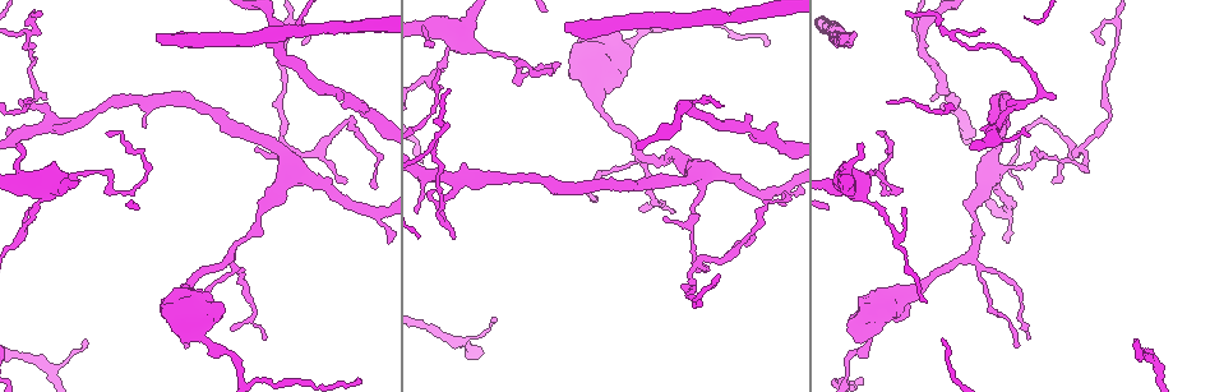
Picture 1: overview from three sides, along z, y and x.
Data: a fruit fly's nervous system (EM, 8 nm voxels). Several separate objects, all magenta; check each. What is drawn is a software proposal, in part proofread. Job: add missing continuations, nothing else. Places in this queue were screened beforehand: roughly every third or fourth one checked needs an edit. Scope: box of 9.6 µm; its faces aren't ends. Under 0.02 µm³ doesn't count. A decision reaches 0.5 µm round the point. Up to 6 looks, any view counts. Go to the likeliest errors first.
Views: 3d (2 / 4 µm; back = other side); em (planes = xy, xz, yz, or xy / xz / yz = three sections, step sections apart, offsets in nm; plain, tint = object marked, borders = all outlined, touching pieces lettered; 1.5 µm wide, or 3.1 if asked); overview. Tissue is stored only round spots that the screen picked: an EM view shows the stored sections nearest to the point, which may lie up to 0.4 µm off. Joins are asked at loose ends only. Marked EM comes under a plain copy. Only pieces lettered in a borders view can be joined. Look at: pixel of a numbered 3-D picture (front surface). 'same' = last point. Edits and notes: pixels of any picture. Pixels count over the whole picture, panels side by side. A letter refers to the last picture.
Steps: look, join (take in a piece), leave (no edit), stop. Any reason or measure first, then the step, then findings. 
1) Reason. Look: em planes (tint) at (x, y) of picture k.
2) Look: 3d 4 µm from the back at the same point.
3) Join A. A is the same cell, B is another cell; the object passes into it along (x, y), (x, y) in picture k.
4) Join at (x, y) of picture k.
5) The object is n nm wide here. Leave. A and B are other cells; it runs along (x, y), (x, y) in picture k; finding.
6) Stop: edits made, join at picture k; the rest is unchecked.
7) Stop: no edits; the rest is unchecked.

Look: em yz step 4 (borders) at (844, 43) of picture 1.

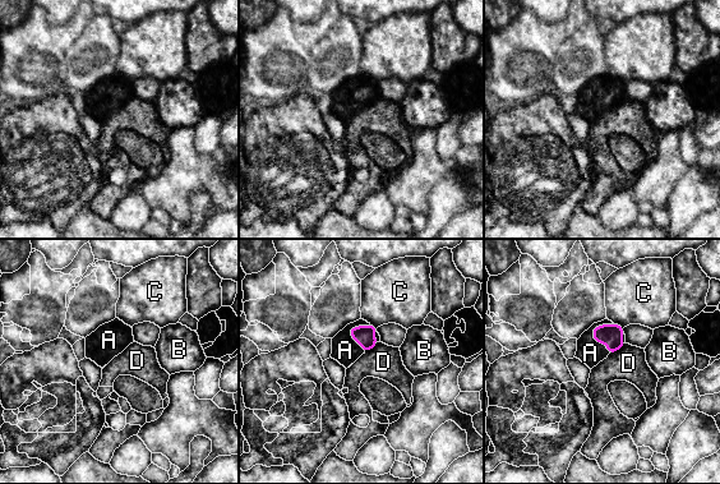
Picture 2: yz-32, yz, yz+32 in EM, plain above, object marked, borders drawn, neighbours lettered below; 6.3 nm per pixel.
Another direction. Look: em planes (borders) at the same point.

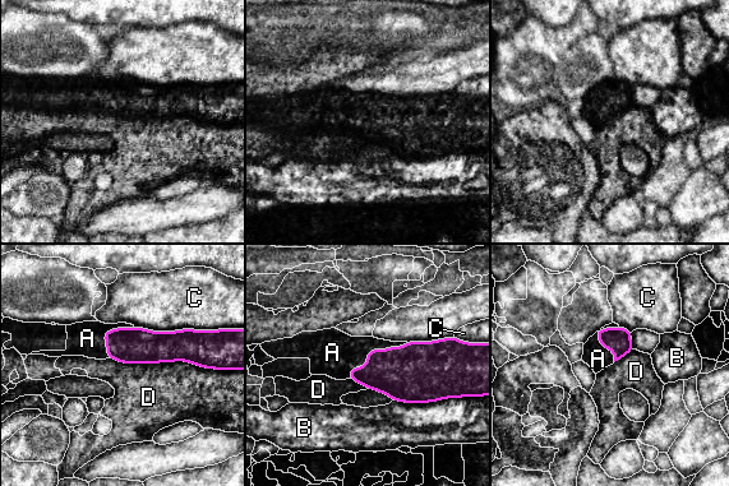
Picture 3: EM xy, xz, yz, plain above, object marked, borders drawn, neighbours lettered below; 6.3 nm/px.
Join A. A is the same cell, B, C and D are other cells; the object passes into it along (402, 373), (370, 350), (332, 352) in picture 3; the neuron continues.

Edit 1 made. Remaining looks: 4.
Look: overview.

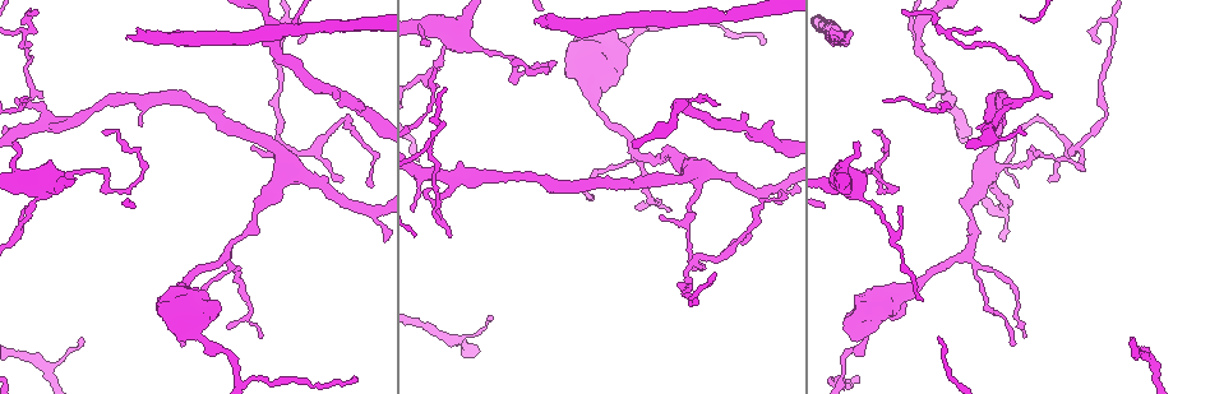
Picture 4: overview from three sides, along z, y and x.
An open end. Look: 3d 4 µm at (749, 233) of picture 4.

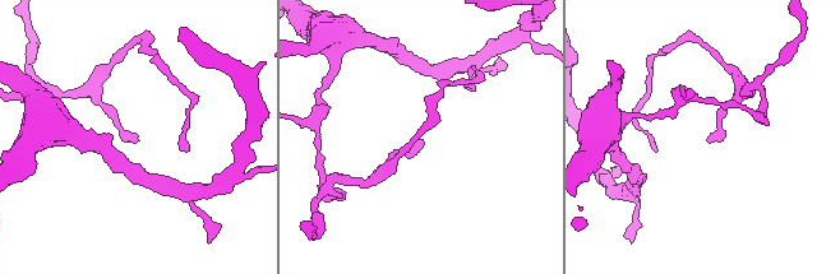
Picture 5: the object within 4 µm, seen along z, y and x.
Look: em planes (borders) at (135, 141) of picture 5.

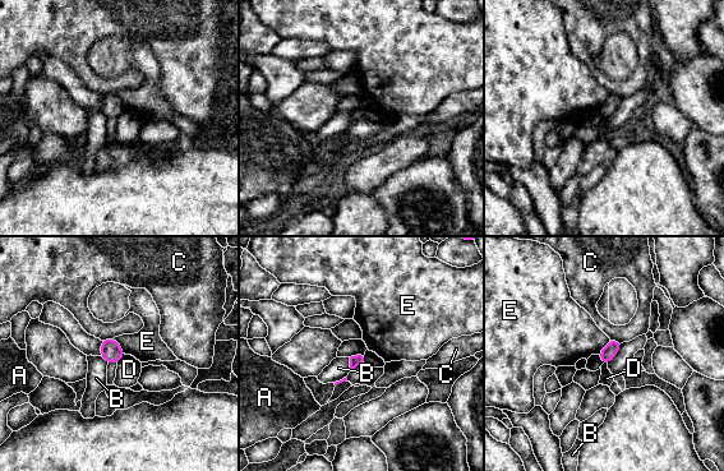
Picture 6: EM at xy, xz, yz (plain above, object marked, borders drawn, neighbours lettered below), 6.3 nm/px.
Leave. A, B, C, D and E are other cells; a border runs along (364, 354), (365, 364) in picture 6; none of them fits.

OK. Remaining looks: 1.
Stop: edits made, join at picture 3; the rest is unchecked.

